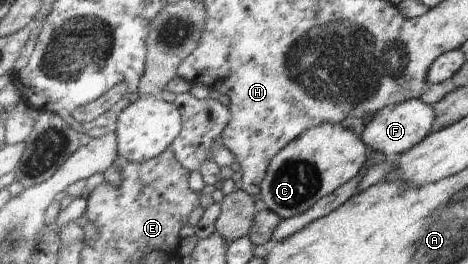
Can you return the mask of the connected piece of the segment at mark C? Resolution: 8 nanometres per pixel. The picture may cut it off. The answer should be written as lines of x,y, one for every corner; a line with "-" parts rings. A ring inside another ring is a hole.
324,123
302,133
270,163
261,184
260,198
265,208
283,219
308,212
319,200
363,173
368,165
369,146
341,123

